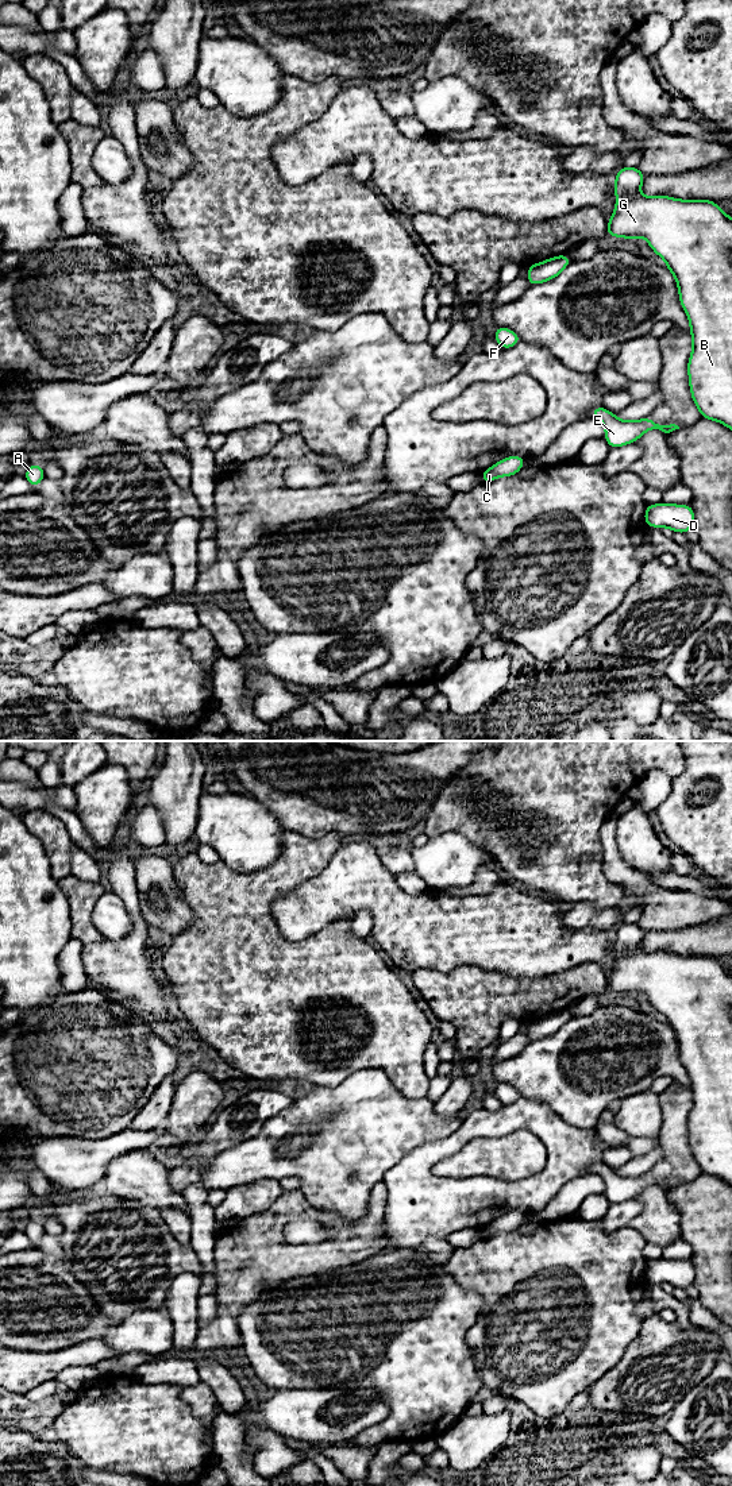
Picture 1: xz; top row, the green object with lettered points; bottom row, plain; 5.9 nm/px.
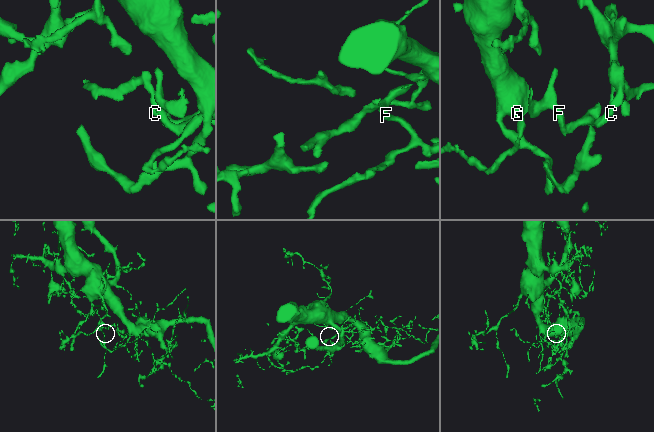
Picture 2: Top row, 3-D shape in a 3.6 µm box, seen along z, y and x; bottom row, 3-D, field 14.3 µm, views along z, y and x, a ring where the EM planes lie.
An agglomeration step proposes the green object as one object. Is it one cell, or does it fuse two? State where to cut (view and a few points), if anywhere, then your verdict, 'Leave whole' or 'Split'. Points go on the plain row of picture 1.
No split. Leave whole

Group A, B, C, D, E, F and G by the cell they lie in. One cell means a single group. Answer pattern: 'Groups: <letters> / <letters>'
Groups: A B C D E F G

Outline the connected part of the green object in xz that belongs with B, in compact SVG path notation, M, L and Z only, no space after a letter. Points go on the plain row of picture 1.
M621 923L615 934L616 965L608 977L606 991L615 993L646 993L650 1003L674 1030L679 1058L690 1077L693 1107L687 1128L690 1149L701 1173L714 1176L732 1186L732 973L714 957L677 956L667 952L643 952L639 945L646 931L637 923Z

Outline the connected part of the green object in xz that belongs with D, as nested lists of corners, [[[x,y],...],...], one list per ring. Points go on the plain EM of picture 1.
[[[656,1259],[647,1261],[644,1270],[646,1282],[670,1284],[686,1289],[694,1282],[694,1266],[690,1261]]]

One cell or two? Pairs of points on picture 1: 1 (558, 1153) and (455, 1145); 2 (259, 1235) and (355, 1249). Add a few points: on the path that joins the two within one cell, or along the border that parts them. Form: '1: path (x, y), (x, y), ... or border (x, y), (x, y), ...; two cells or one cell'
1: path (539, 1126), (534, 1120), (482, 1123); one cell
2: path (284, 1255), (331, 1254); one cell

